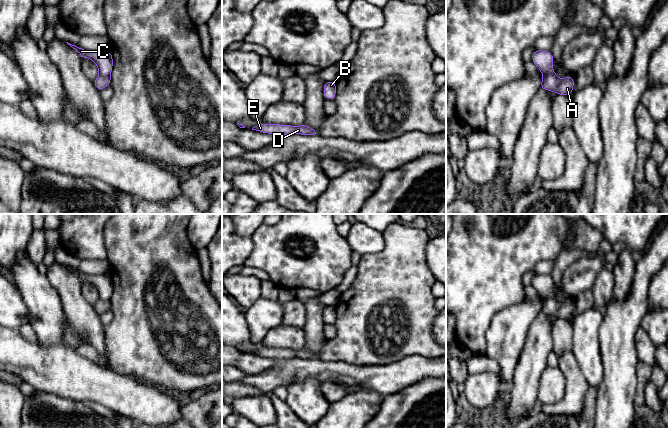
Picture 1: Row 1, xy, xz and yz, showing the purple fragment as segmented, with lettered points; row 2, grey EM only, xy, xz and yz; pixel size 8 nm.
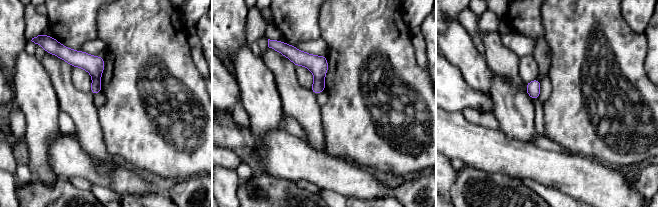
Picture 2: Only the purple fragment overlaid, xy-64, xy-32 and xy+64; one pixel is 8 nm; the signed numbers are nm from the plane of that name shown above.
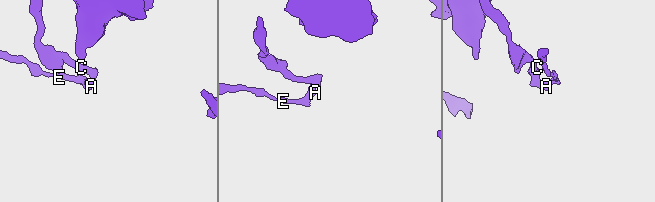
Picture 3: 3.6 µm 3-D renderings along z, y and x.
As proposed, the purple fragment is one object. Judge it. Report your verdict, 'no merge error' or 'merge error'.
merge error

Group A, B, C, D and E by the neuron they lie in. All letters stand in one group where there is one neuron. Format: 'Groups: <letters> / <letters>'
Groups: A D E / B C

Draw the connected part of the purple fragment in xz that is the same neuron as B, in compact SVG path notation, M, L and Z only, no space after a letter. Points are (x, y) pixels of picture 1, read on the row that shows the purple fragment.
M326 81L323 86L325 99L334 100L336 98L336 82Z

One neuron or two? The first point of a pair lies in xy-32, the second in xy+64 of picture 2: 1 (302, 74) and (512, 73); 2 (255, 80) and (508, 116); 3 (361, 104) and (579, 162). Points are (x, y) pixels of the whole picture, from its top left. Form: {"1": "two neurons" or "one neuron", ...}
{"1": "two neurons", "2": "two neurons", "3": "two neurons"}

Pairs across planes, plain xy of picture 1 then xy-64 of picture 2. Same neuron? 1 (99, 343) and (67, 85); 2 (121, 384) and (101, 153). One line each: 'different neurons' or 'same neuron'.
1: same neuron
2: different neurons

